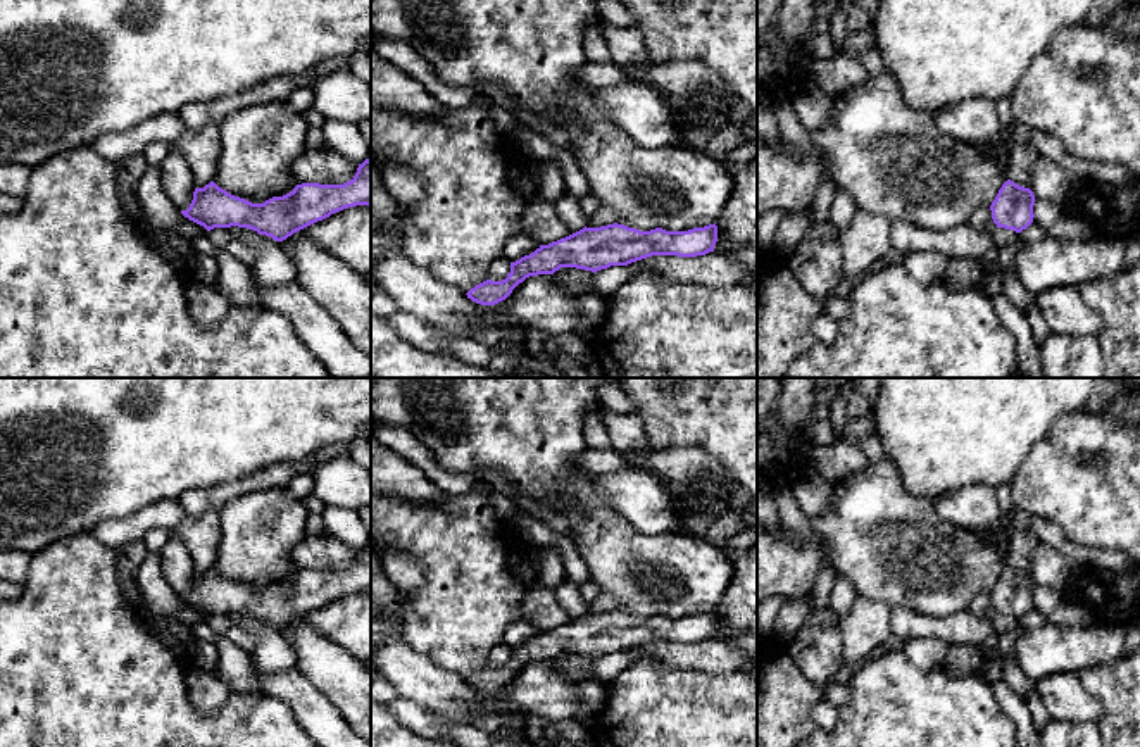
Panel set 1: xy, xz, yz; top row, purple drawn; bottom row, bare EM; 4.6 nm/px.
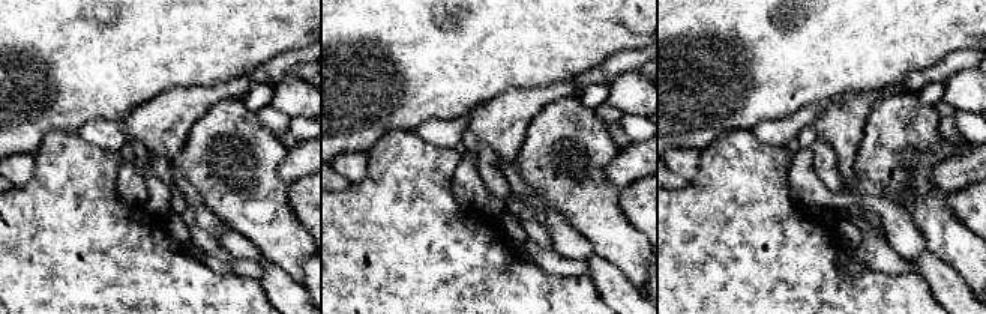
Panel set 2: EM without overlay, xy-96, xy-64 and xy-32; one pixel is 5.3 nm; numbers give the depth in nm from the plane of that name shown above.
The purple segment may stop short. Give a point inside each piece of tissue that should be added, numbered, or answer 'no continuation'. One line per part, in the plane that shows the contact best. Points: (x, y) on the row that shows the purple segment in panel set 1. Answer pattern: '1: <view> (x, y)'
no continuation

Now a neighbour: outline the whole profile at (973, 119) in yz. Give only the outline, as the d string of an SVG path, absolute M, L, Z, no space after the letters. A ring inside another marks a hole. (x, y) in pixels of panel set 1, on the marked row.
M985 97L966 98L938 110L935 122L942 133L980 147L992 157L1009 157L1016 145L1002 133L997 102Z

